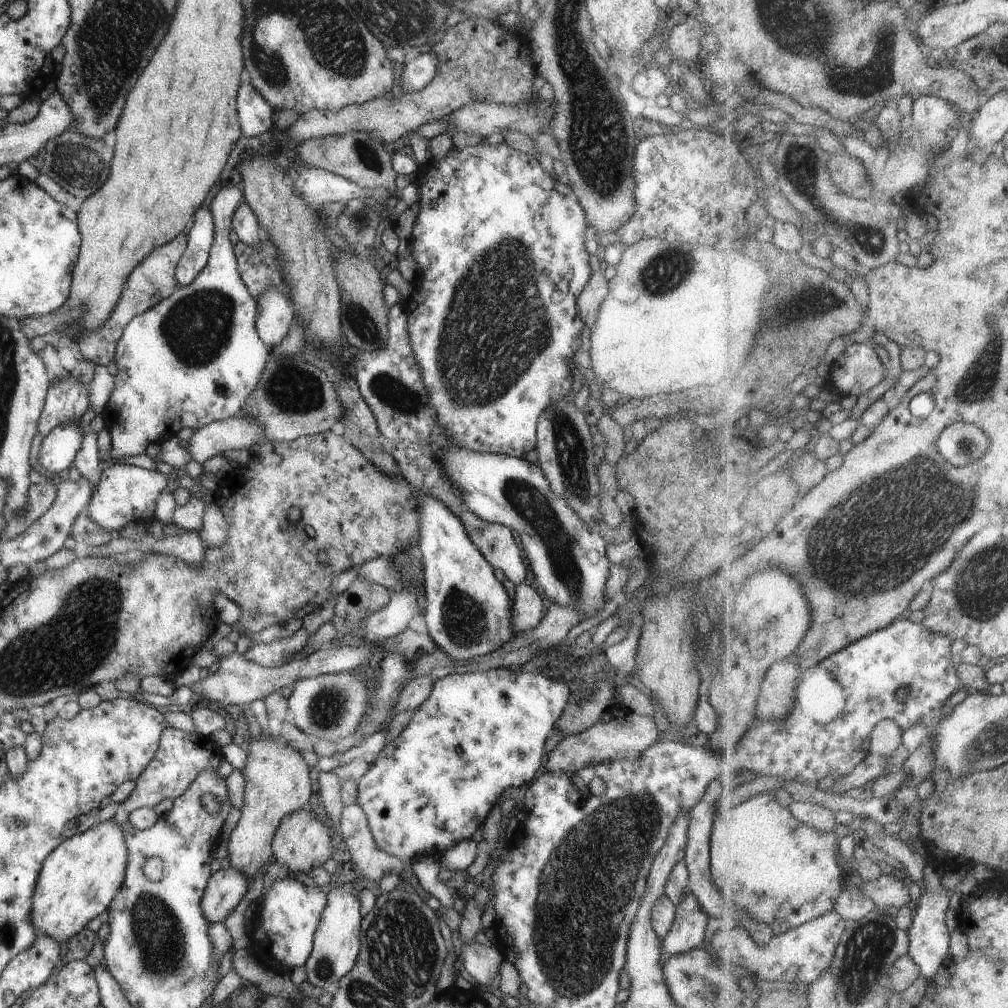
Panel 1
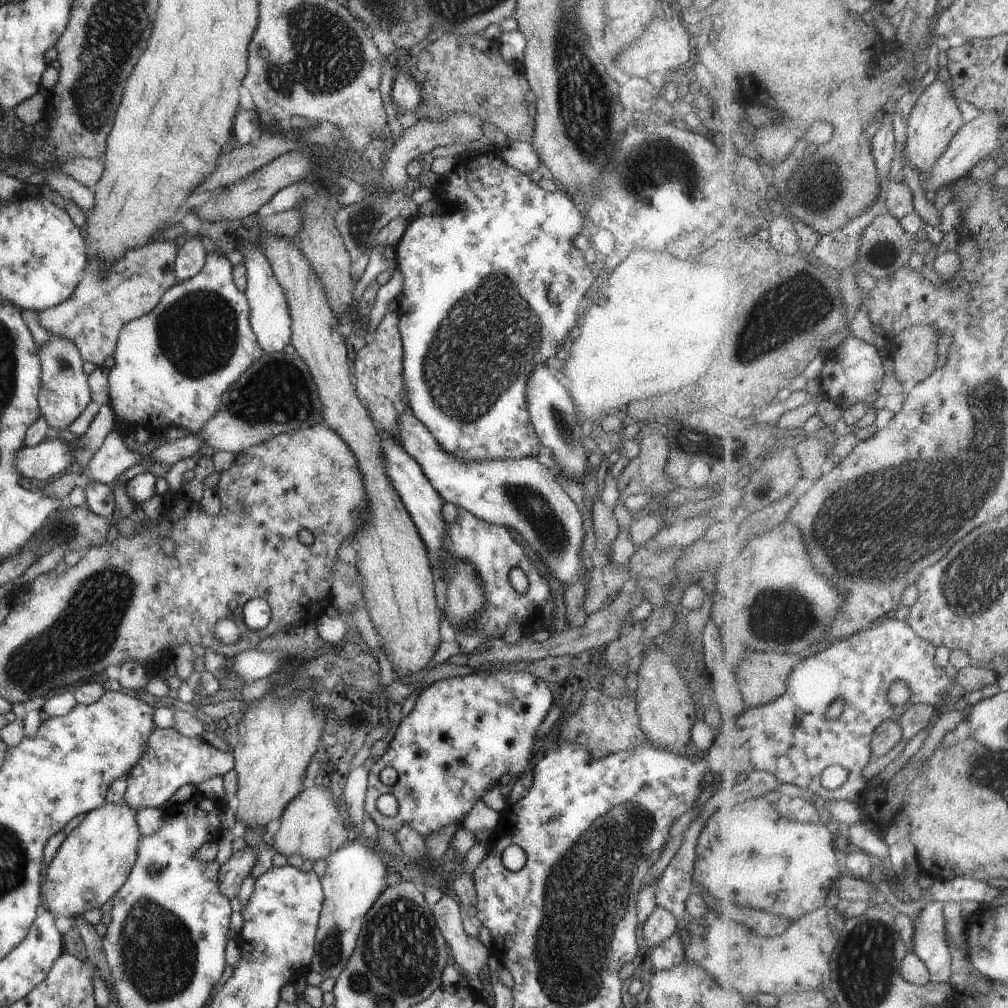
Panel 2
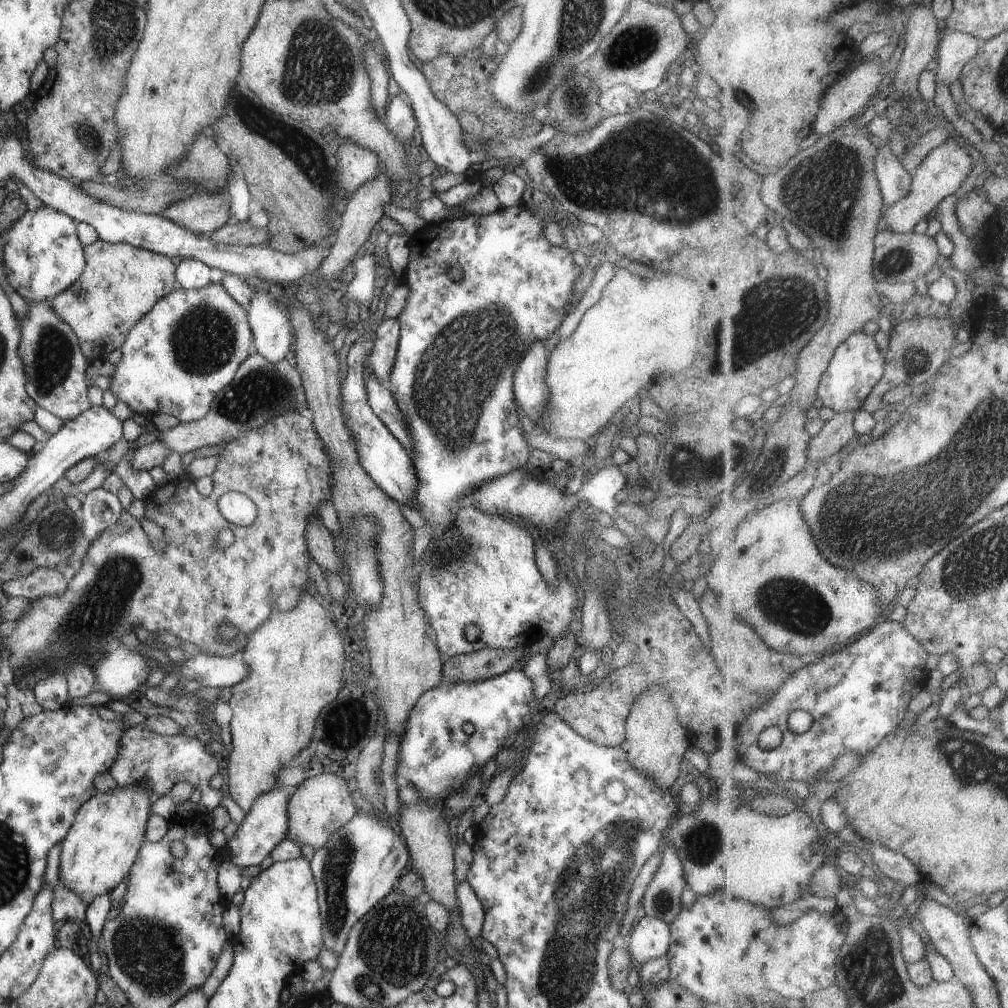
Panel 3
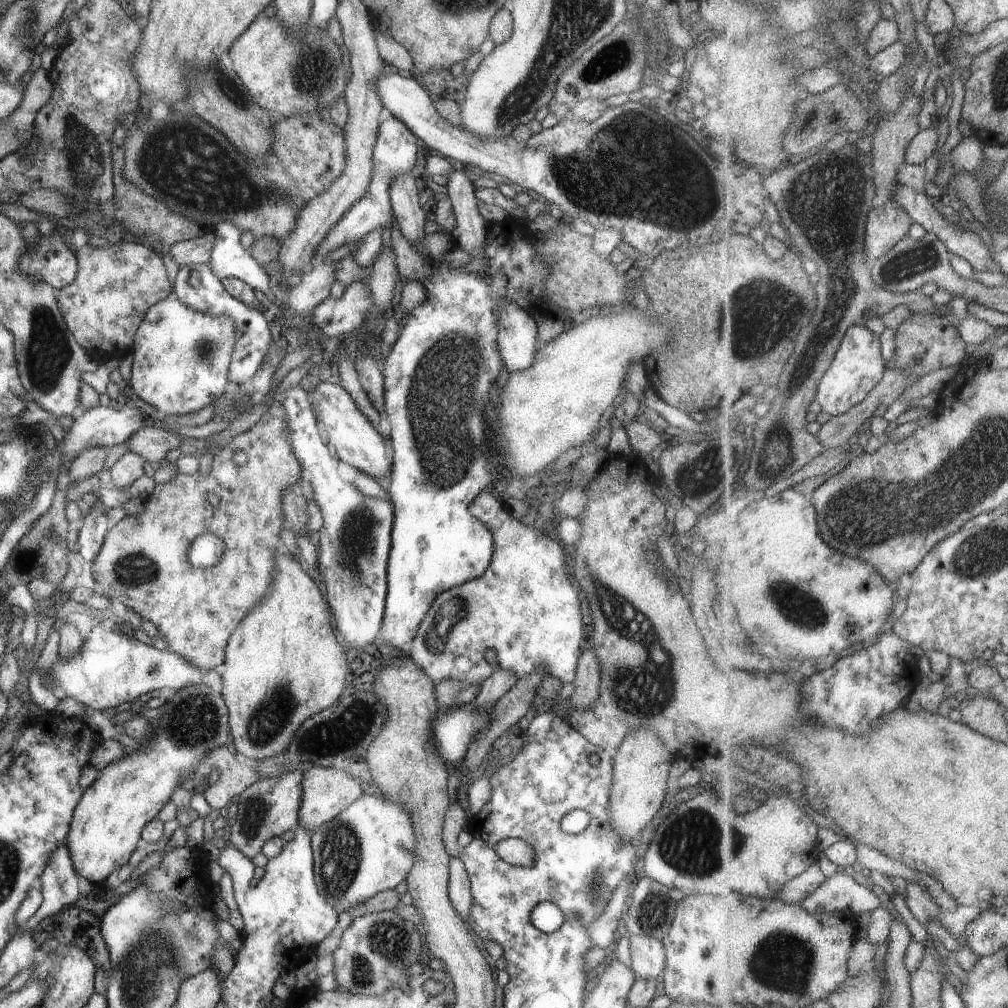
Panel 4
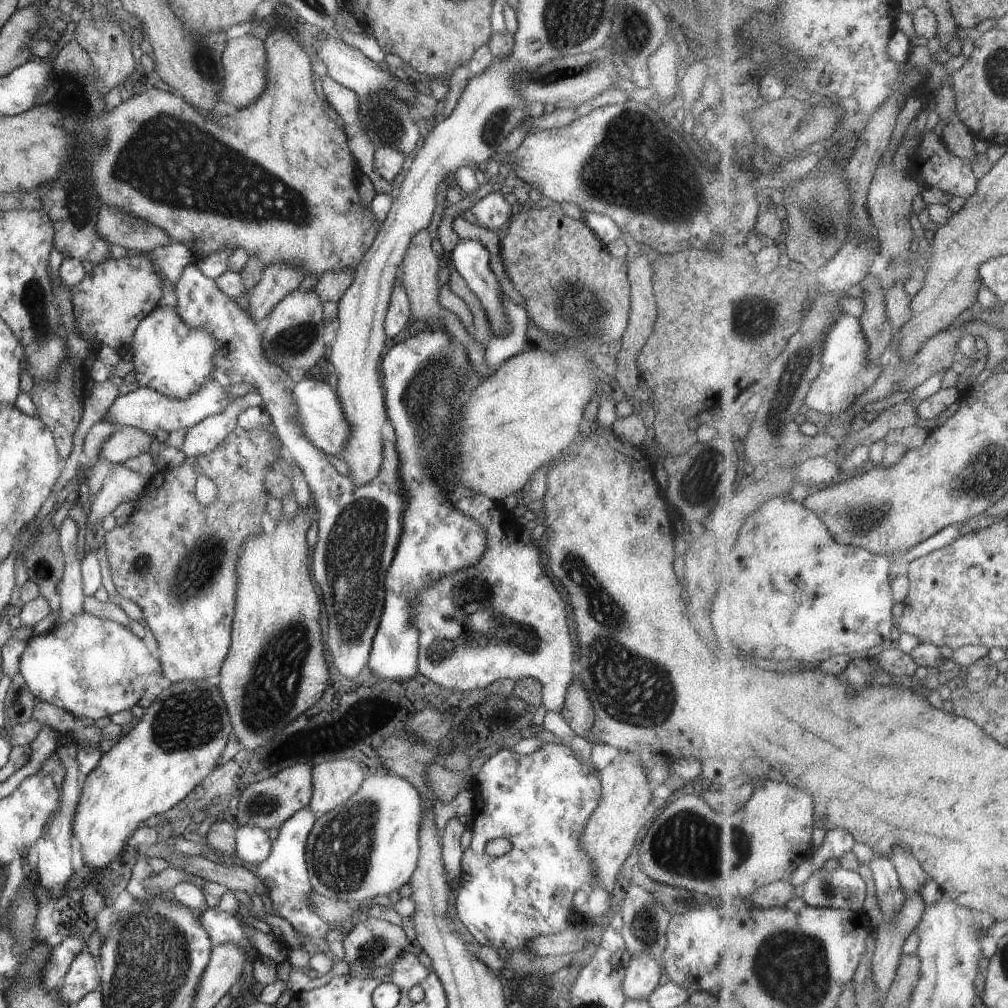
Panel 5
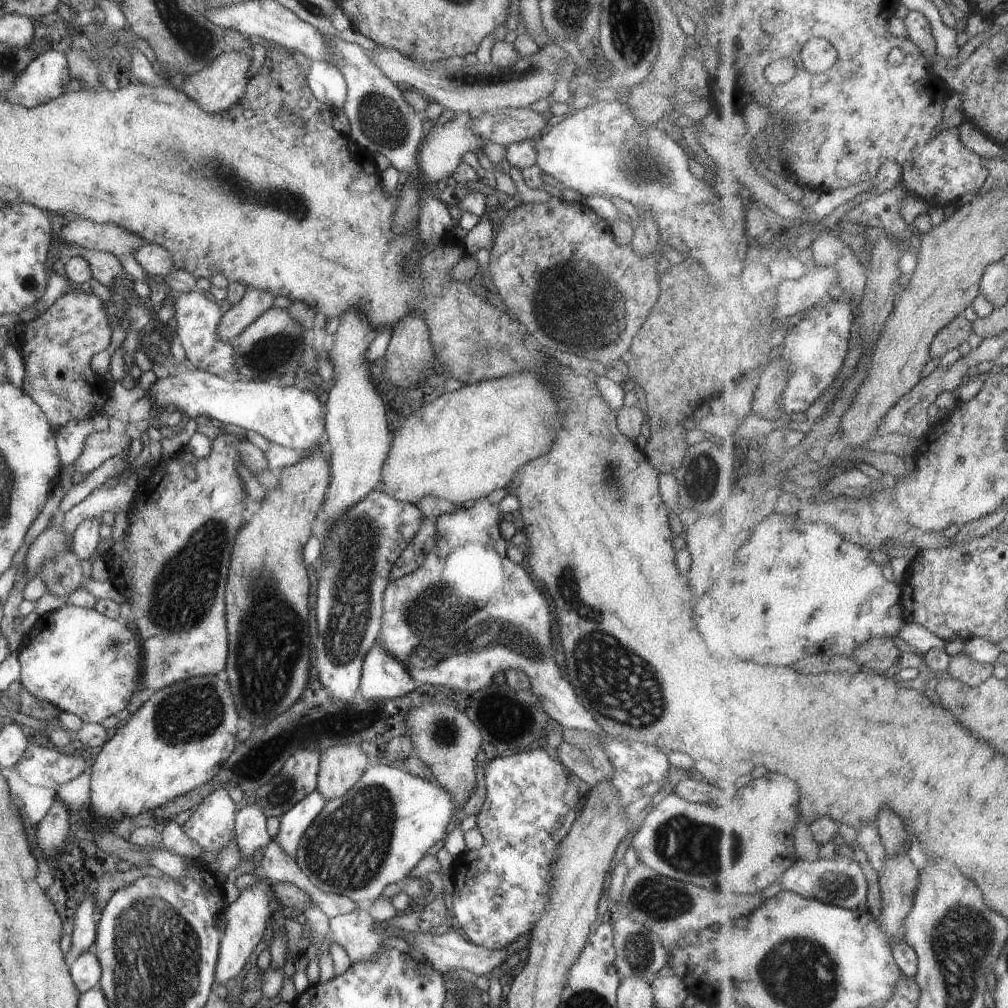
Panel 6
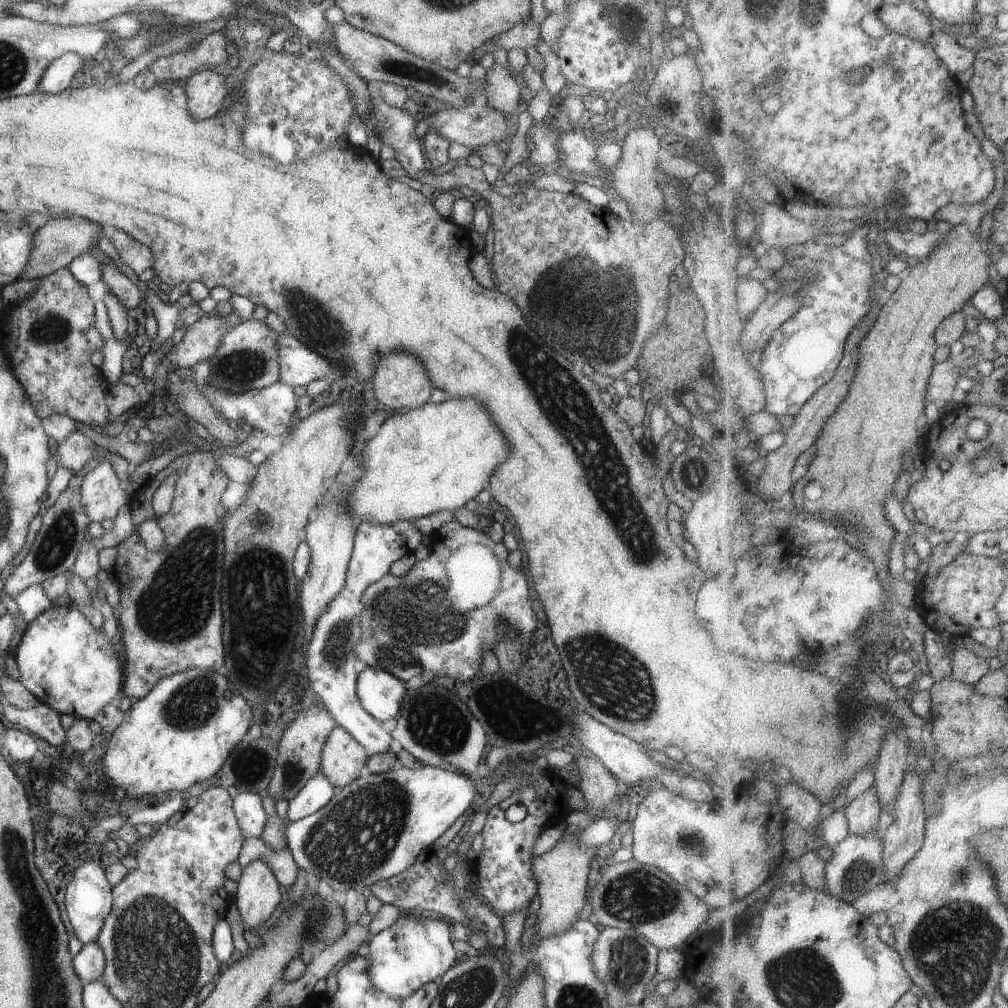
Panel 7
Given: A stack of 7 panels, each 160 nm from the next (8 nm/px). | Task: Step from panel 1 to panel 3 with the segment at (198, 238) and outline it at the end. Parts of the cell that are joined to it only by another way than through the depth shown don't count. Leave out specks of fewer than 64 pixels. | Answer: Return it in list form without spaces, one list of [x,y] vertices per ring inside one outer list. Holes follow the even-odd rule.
[[[184,258],[174,268],[176,286],[182,289],[198,289],[218,279],[219,273],[195,258]]]

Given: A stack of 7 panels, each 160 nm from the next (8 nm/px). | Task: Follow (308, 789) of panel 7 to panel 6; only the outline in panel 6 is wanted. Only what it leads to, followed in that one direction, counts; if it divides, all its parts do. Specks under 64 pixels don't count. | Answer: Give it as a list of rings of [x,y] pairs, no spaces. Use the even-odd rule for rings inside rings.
[[[316,790],[306,794],[299,802],[292,804],[279,819],[278,831],[272,841],[291,858],[296,855],[303,831],[321,812],[326,800]]]

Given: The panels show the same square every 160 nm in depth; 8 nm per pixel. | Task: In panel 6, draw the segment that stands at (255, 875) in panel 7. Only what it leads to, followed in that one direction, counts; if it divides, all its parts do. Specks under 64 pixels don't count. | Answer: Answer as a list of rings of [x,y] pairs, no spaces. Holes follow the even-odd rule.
[[[265,880],[253,883],[247,889],[243,889],[237,900],[226,906],[223,916],[226,918],[226,925],[218,944],[217,960],[214,972],[215,984],[226,984],[242,971],[247,963],[247,956],[253,952],[255,944],[263,938],[265,926],[269,923],[270,912],[267,903],[272,898],[272,887],[270,882]]]

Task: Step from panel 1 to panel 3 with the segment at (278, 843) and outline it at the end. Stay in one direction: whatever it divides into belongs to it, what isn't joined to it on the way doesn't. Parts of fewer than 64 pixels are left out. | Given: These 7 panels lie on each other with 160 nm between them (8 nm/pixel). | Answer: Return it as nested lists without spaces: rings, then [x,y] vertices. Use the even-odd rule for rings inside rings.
[[[321,773],[306,778],[296,786],[288,799],[286,813],[288,831],[286,837],[297,844],[307,844],[311,848],[321,848],[332,832],[343,826],[357,812],[361,800],[354,797],[346,785],[346,778],[334,774]]]

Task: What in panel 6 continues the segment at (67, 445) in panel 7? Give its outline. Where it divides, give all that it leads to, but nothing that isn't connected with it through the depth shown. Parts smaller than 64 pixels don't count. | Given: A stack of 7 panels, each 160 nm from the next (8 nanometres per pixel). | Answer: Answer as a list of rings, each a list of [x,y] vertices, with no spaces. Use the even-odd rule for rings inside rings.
[[[108,430],[91,433],[83,441],[83,450],[73,465],[80,472],[90,473],[108,458],[121,455],[128,448],[129,442],[125,433],[111,433]]]

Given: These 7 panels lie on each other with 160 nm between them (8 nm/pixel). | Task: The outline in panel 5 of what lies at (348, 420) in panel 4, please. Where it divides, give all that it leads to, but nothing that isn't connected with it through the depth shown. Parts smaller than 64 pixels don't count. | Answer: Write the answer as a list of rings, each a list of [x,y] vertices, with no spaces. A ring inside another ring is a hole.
[[[298,379],[289,388],[289,398],[293,406],[293,420],[301,428],[305,440],[311,442],[321,453],[339,458],[339,452],[343,450],[349,438],[349,426],[341,414],[341,406],[337,402],[333,388],[330,388],[324,380]]]

